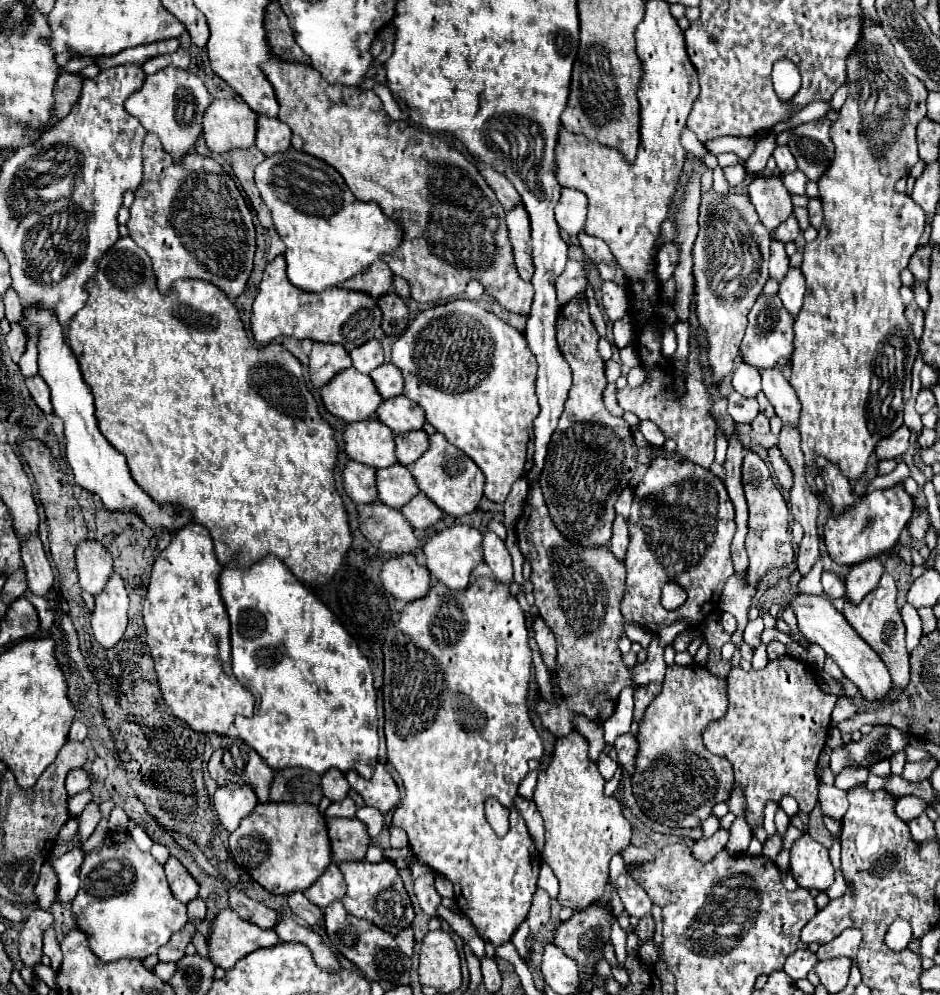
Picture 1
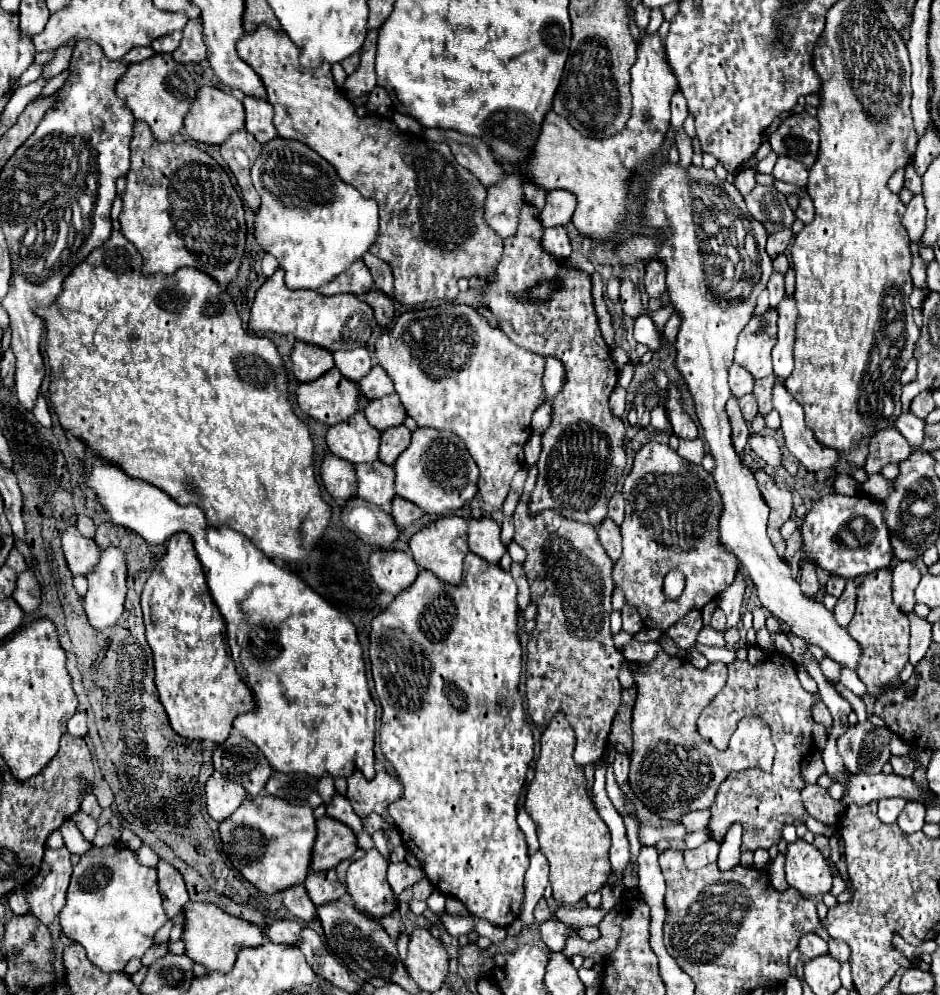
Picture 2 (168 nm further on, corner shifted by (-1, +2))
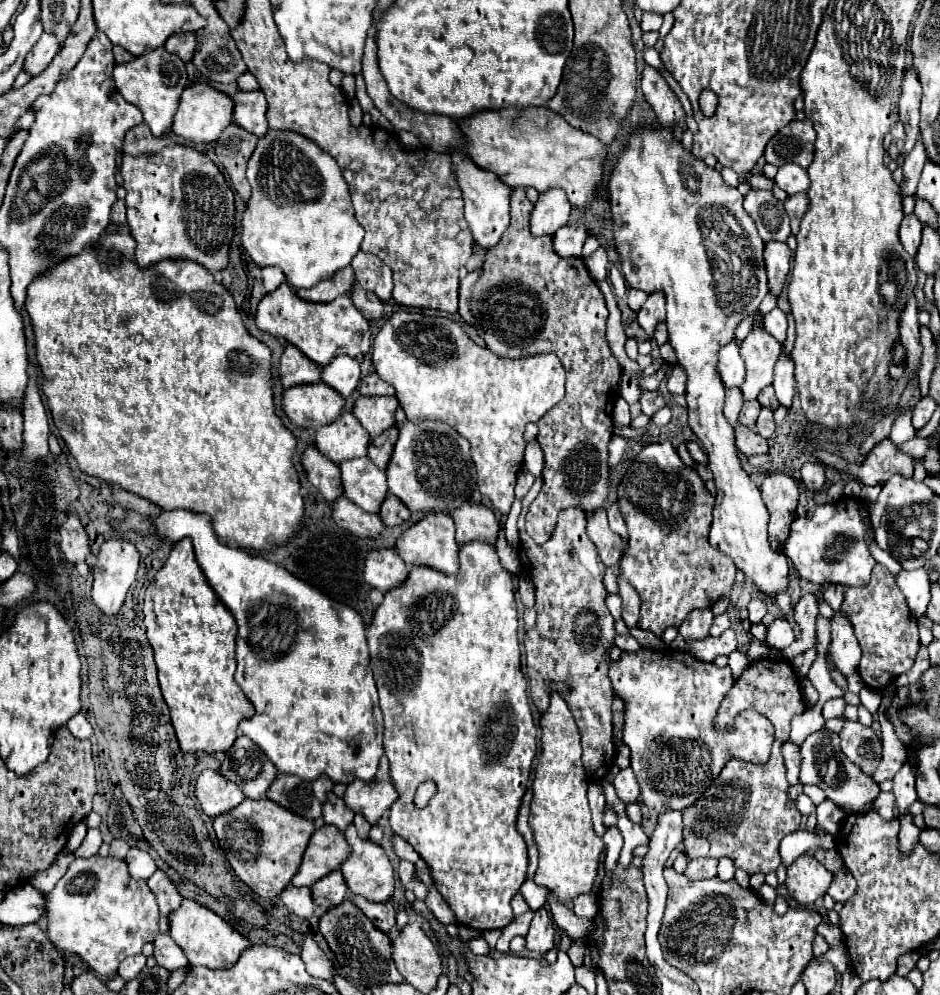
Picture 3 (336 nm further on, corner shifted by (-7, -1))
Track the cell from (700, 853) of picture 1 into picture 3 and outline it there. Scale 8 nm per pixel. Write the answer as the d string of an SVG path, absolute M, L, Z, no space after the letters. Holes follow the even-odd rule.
M694 858L694 860L688 862L688 868L686 868L684 874L688 876L688 880L714 878L716 866L718 866L718 860L714 860L714 858Z

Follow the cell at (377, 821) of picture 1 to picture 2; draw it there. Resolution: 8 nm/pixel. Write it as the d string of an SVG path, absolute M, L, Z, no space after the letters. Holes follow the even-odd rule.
M366 815L366 817L362 819L362 825L364 825L364 831L372 835L374 831L380 831L380 829L384 827L384 821L382 821L380 815Z

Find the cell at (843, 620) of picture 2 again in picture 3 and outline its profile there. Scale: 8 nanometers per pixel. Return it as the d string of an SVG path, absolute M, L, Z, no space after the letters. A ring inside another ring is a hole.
M836 612L830 622L832 622L832 642L828 652L836 668L844 676L850 676L856 672L860 662L860 644L854 636L854 628L850 620L846 620L846 612Z

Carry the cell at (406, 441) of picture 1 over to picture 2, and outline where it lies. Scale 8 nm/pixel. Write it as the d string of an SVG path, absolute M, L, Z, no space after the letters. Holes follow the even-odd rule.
M404 425L382 431L382 443L380 443L382 463L394 465L396 457L408 447L408 443L410 443L410 431Z

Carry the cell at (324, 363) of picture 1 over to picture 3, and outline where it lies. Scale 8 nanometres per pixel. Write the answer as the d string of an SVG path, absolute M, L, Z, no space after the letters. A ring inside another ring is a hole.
M288 344L282 354L278 372L280 372L280 380L282 380L284 388L290 388L290 386L298 386L298 384L318 382L322 376L322 366L314 364L306 356L302 356L302 352L298 352L298 348L294 348L294 344Z

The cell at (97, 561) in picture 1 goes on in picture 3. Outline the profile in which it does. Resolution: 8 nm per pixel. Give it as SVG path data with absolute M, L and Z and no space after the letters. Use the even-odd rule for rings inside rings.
M70 514L68 520L60 526L60 550L70 564L90 560L92 556L90 538L76 514Z

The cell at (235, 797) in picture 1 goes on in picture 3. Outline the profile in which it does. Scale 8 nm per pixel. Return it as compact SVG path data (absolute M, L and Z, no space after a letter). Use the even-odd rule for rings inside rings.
M204 770L196 780L196 798L202 810L210 818L216 818L238 806L244 800L244 794L238 784L226 780L216 770Z

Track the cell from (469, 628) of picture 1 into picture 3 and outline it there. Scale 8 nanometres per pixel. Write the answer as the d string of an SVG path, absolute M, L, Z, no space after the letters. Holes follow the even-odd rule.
M464 544L460 548L460 572L454 576L446 576L432 568L414 566L410 570L408 580L386 592L384 602L378 606L374 620L368 628L368 646L370 646L370 666L374 672L374 680L378 686L380 708L384 716L384 752L390 760L390 776L392 784L398 790L398 800L390 808L390 826L394 834L402 836L428 864L430 874L434 878L436 890L450 904L460 924L466 924L476 930L492 930L504 928L514 920L514 912L510 900L526 882L528 870L528 852L526 842L516 830L516 816L522 804L522 796L526 792L526 784L532 770L532 760L536 756L536 726L530 714L530 704L526 698L526 678L520 668L520 642L518 642L518 608L516 608L516 592L512 574L506 572L498 560L498 554L488 544ZM432 780L436 784L436 794L430 798L428 806L418 808L414 804L414 794L420 784Z

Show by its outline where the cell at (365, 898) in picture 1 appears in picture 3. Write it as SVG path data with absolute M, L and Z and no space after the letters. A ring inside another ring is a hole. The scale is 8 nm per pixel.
M350 824L344 834L352 846L350 858L342 864L342 874L350 892L370 902L388 902L394 892L394 870L382 846L360 840L354 824Z

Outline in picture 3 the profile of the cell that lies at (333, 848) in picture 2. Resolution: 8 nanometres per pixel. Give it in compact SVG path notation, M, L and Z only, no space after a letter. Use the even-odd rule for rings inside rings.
M322 826L312 834L312 840L308 842L304 860L292 884L312 886L332 870L338 870L346 856L350 856L350 844L346 842L344 832L334 826Z

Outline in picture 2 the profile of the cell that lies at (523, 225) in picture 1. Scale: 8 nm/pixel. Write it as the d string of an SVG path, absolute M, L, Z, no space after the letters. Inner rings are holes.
M506 175L502 183L486 187L484 221L500 237L510 237L518 227L518 213L524 203L524 187L518 177Z

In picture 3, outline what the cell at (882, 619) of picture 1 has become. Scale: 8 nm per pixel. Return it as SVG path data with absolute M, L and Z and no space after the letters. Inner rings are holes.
M876 564L872 580L866 586L846 590L842 610L848 614L854 626L854 634L862 646L862 660L858 666L860 678L868 688L876 692L886 690L892 680L912 668L916 652L920 648L916 618L910 614L904 594L896 586L896 580L890 570Z

